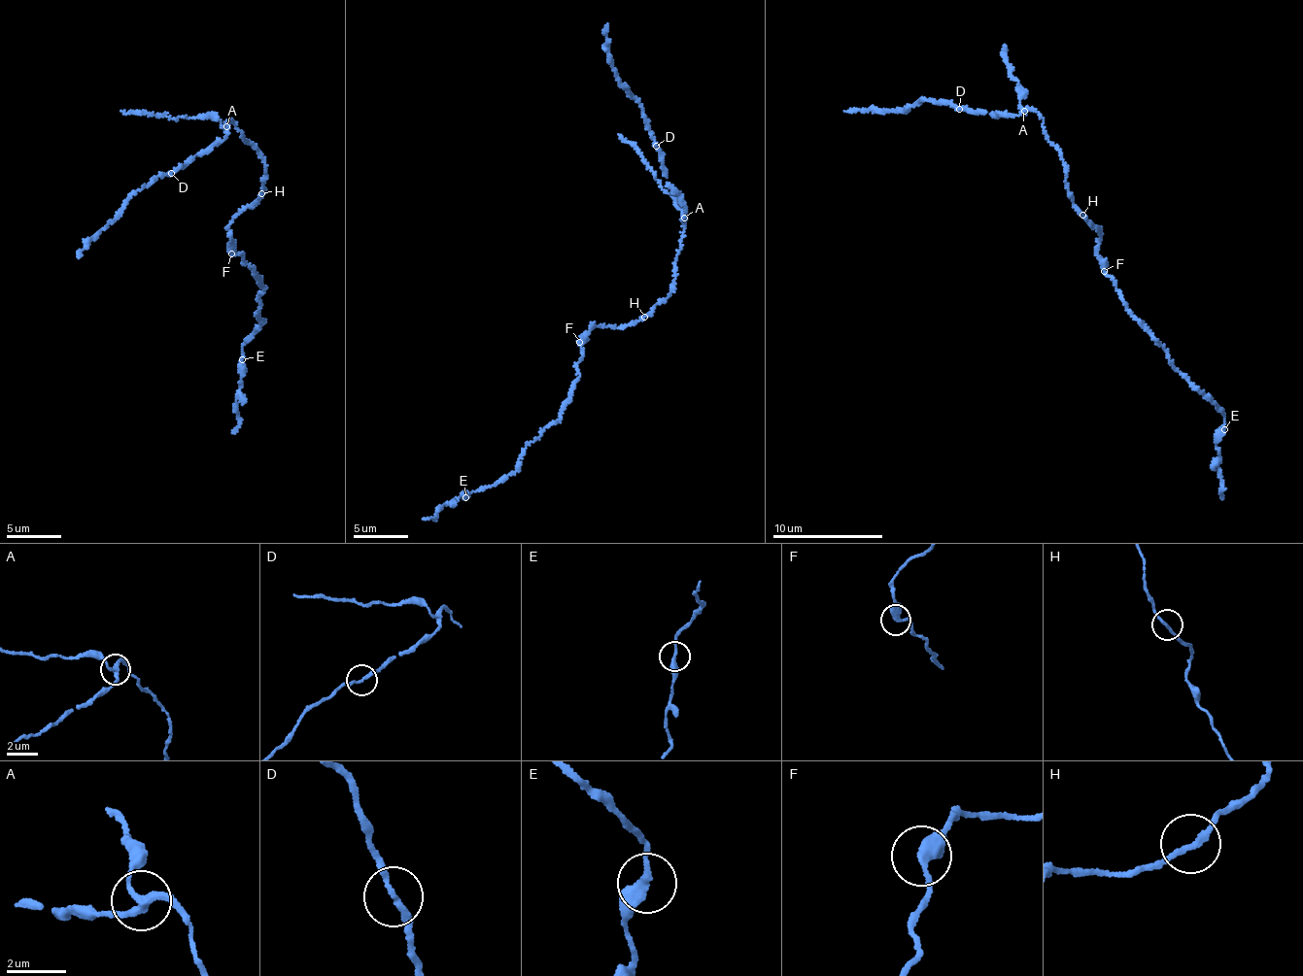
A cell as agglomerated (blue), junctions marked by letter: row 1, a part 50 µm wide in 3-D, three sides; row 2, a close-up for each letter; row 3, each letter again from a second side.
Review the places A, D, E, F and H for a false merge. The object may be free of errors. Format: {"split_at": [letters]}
{"split_at": ["A"]}

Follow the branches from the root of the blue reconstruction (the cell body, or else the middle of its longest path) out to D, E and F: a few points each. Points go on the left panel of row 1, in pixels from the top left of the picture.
D: (261, 196), (265, 157), (248, 144), (232, 121), (225, 126), (228, 134), (172, 172)
E: (261, 196), (229, 225), (234, 252), (264, 287), (257, 314), (263, 321), (242, 347), (242, 359)
F: (261, 196), (229, 225), (231, 253)

